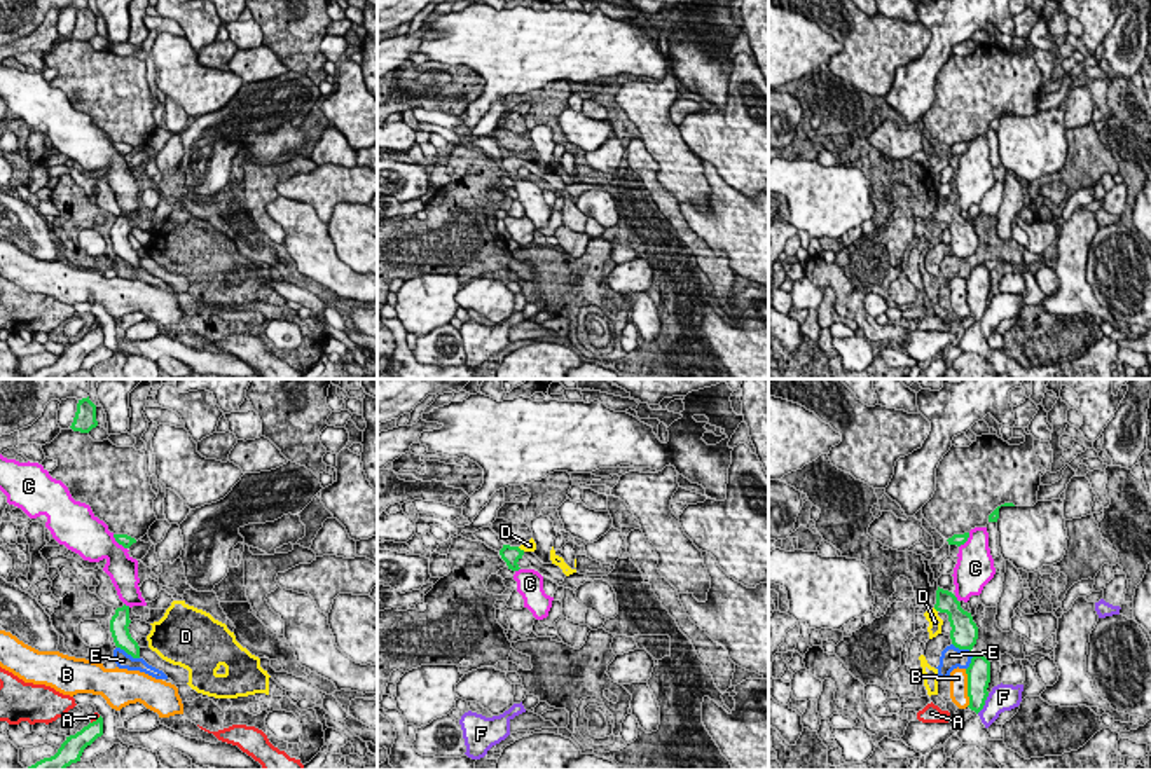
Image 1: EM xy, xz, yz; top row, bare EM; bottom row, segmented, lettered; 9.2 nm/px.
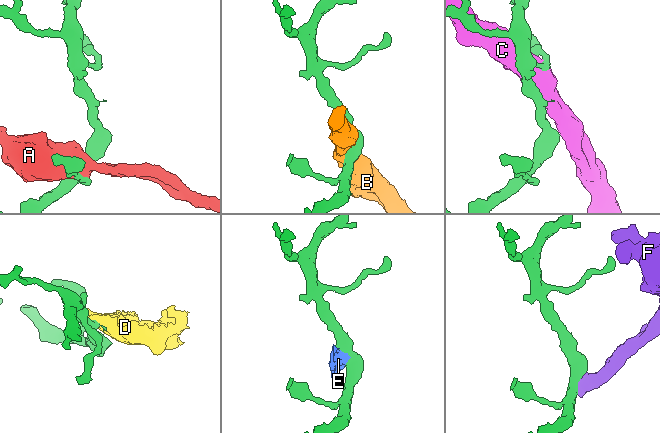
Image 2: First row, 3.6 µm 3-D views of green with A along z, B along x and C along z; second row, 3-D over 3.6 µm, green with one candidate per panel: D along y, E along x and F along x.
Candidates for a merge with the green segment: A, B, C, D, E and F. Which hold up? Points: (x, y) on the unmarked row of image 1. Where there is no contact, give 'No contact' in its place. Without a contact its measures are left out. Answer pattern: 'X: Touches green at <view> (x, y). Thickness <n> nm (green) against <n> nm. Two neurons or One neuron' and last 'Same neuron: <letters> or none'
A: Touches green at xy (96, 329). Thickness 160 nm (green) against 60 nm. Two neurons
B: Touches green at yz (968, 297). Thickness 220 nm (green) against 160 nm. Two neurons
C: Touches green at xy (119, 152). Thickness 120 nm (green) against 360 nm. Two neurons
D: Touches green at xz (519, 158). Thickness 160 nm (green) against 100 nm. Two neurons
E: Touches green at yz (970, 259). Thickness 260 nm (green) against 200 nm. Two neurons
F: Touches green at yz (984, 313). Thickness 220 nm (green) against 260 nm. Two neurons
Same neuron: none

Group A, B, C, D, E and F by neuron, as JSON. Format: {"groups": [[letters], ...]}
{"groups": [["A"], ["B"], ["C"], ["D"], ["E"], ["F"]]}

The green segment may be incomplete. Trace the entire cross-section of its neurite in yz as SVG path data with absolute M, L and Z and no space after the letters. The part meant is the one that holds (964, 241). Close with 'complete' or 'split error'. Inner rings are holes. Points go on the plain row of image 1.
M940 196L936 199L934 218L948 223L948 230L952 236L950 239L952 253L959 258L971 260L978 248L978 236L973 230L971 222L961 217L961 211L952 201L943 199Z; complete

